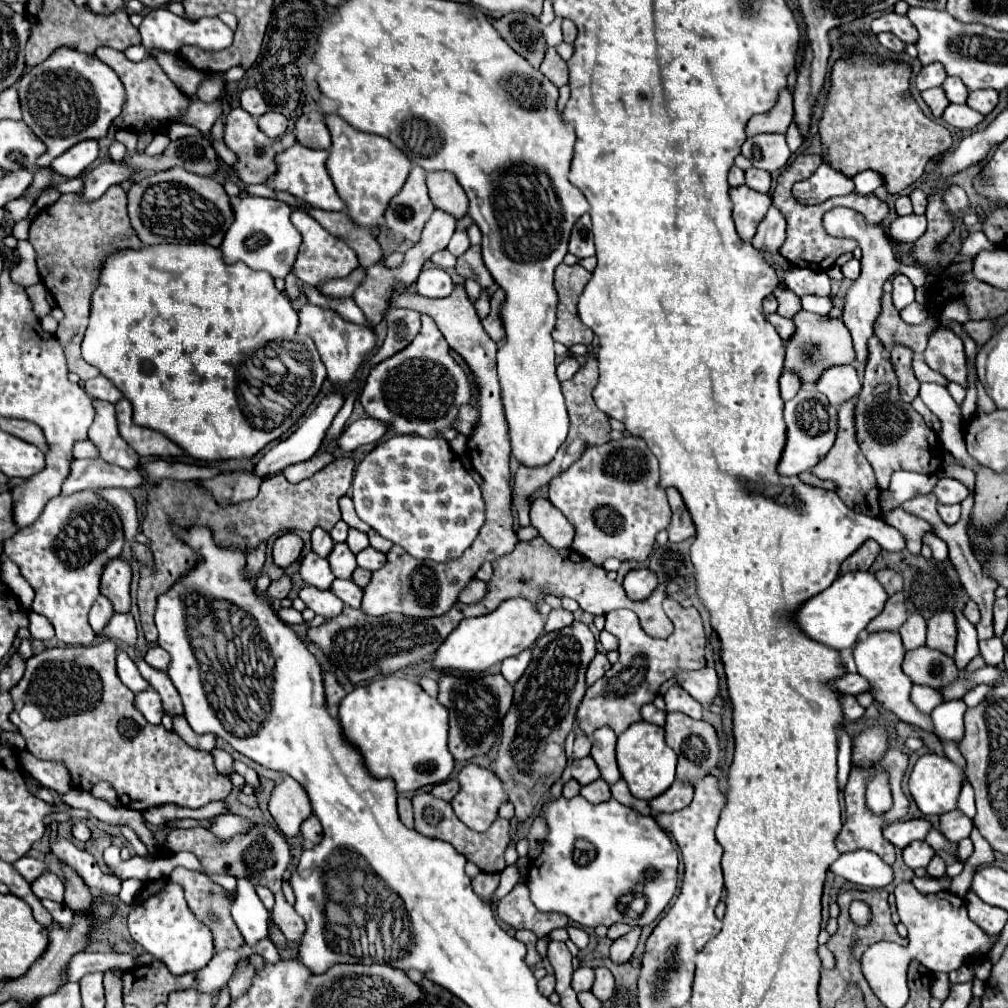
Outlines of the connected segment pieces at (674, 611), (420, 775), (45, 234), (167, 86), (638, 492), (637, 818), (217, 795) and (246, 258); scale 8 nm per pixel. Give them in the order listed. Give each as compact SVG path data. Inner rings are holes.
M668 596L663 601L663 609L675 625L675 631L667 639L649 637L639 625L639 617L635 617L633 611L617 609L605 617L605 631L613 633L619 639L621 657L599 681L587 687L587 693L579 703L577 725L587 737L593 737L593 731L599 727L611 727L615 735L621 735L631 723L641 721L641 707L653 703L653 699L659 695L661 683L671 679L677 669L705 667L707 639L703 633L699 611L695 607L685 609Z
M383 677L353 689L339 703L339 723L345 741L363 757L375 779L391 777L399 793L443 783L453 771L453 755L447 749L447 709L429 697L419 683Z
M113 185L101 195L101 199L95 199L95 203L83 203L83 199L79 199L79 193L61 195L57 203L43 209L33 219L29 227L29 241L37 251L37 267L41 273L41 281L55 297L57 307L65 313L65 317L59 321L55 337L59 339L65 351L67 367L83 381L97 377L99 369L89 365L79 351L83 333L87 329L91 295L97 289L101 267L111 253L143 247L133 227L129 225L125 191L121 189L121 185Z
M97 47L95 55L119 75L119 79L125 85L125 91L127 91L127 101L123 105L123 113L113 123L117 129L131 129L131 131L137 131L137 133L149 129L153 133L159 133L167 125L183 119L191 101L189 101L187 95L183 95L175 87L175 83L171 83L171 79L167 79L165 71L159 67L159 63L155 61L153 55L147 55L139 63L129 61L121 51L115 51L111 47Z
M627 435L621 441L609 441L601 447L587 449L577 463L573 463L565 473L549 483L549 501L575 527L575 539L571 545L573 551L589 559L595 567L603 567L603 563L611 557L619 561L645 561L653 551L655 535L661 529L667 529L671 523L667 493L659 483L657 459L651 455L643 439L633 435Z
M563 795L557 799L545 797L541 811L549 833L541 855L529 863L525 881L531 901L539 911L563 913L581 927L611 927L613 923L627 921L645 927L657 919L677 893L677 847L651 815L639 815L615 799L591 805L581 795L573 799L565 799ZM577 839L593 843L593 849L579 851L575 847ZM625 893L643 893L647 897L643 919L633 921L617 911L617 901Z
M105 639L103 643L95 643L89 647L45 649L43 653L33 655L27 661L23 679L15 687L11 687L11 699L15 703L11 721L19 727L21 735L25 737L27 751L41 761L65 763L71 775L73 789L91 791L93 785L107 781L117 791L121 805L137 811L145 811L167 803L199 809L211 801L225 799L231 793L233 785L225 775L217 773L213 765L213 755L189 747L179 735L167 731L163 725L147 723L145 717L133 707L133 691L117 679L115 657L117 645L111 639ZM27 703L33 705L41 715L41 719L35 725L21 717L21 709Z
M243 197L239 199L239 203L235 203L233 213L235 213L235 221L221 243L223 261L227 265L235 261L243 261L255 271L267 271L271 277L285 279L291 273L291 267L295 263L301 245L301 235L289 221L291 207L277 199Z

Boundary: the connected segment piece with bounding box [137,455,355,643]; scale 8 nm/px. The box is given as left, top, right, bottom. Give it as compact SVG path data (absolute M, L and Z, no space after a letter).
M343 455L331 461L327 467L317 471L313 477L291 485L281 473L265 477L259 489L259 495L255 499L229 505L229 507L219 507L211 495L197 487L195 483L185 483L185 481L173 481L173 479L163 479L155 483L155 487L149 489L147 493L147 517L141 523L141 531L151 539L151 551L155 557L155 571L151 569L141 569L141 581L139 581L139 591L137 591L137 605L143 621L143 631L145 639L149 643L157 641L157 631L153 623L155 615L155 603L157 597L163 595L169 587L173 587L183 575L191 571L191 567L199 565L199 553L193 551L183 539L177 537L173 531L173 525L179 525L181 529L189 527L209 527L213 533L213 539L219 547L235 547L245 553L247 563L245 563L245 575L251 579L261 571L266 557L267 539L271 535L277 535L279 531L291 531L291 529L303 529L311 531L315 527L323 527L325 531L331 531L335 523L341 519L341 511L337 501L347 493L351 479L353 479L353 457Z

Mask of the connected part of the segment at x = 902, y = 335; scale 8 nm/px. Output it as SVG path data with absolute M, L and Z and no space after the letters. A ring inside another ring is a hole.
M885 293L881 299L881 313L875 319L875 335L879 341L891 349L895 345L909 347L913 353L923 353L927 345L927 335L931 333L935 319L927 319L923 325L909 325L899 317L899 311L891 303L891 295Z

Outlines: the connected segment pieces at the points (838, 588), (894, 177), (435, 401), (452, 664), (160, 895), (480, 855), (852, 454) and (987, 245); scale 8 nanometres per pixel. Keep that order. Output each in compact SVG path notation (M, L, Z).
M855 571L841 575L831 587L813 595L793 613L795 625L813 641L819 641L831 649L853 647L859 639L859 633L867 627L867 623L877 617L887 601L887 593L881 583L869 571Z
M867 55L839 59L833 65L831 85L819 121L821 143L827 149L827 163L847 177L861 171L877 171L889 193L899 193L915 183L927 161L951 147L947 127L929 119L909 93L911 65L905 61L875 61Z
M421 315L421 323L421 331L407 349L397 351L391 359L371 369L361 393L361 405L371 419L393 427L401 435L441 437L441 431L453 427L459 407L471 403L471 381L467 371L451 357L435 321Z
M507 599L489 615L463 619L463 623L459 623L459 627L451 631L449 639L443 641L441 647L435 651L431 667L439 673L445 673L449 669L487 671L495 663L501 663L505 657L519 655L521 651L531 649L533 643L541 637L543 627L545 619L537 613L537 605L527 599Z
M169 879L143 883L143 889L129 913L129 933L147 953L163 961L173 975L195 973L197 969L203 969L213 957L213 935L209 927L197 921L197 917L187 907L183 889Z
M427 791L417 793L413 797L413 813L415 813L415 831L417 833L451 843L459 853L463 853L467 857L467 861L475 863L483 873L499 873L505 869L503 851L509 843L509 821L507 819L499 817L493 821L493 825L485 833L475 833L457 819L457 815L451 809L451 803L437 799Z
M847 401L839 407L839 431L837 439L831 447L831 451L811 469L813 475L819 479L829 479L835 483L835 493L847 507L853 507L853 511L861 511L861 505L867 505L867 493L879 493L873 469L869 461L861 455L859 445L855 443L855 425L853 425L853 401Z
M971 231L967 235L967 239L963 241L963 247L961 251L967 251L969 255L977 255L979 251L987 251L987 249L995 249L995 243L991 243L981 231Z

